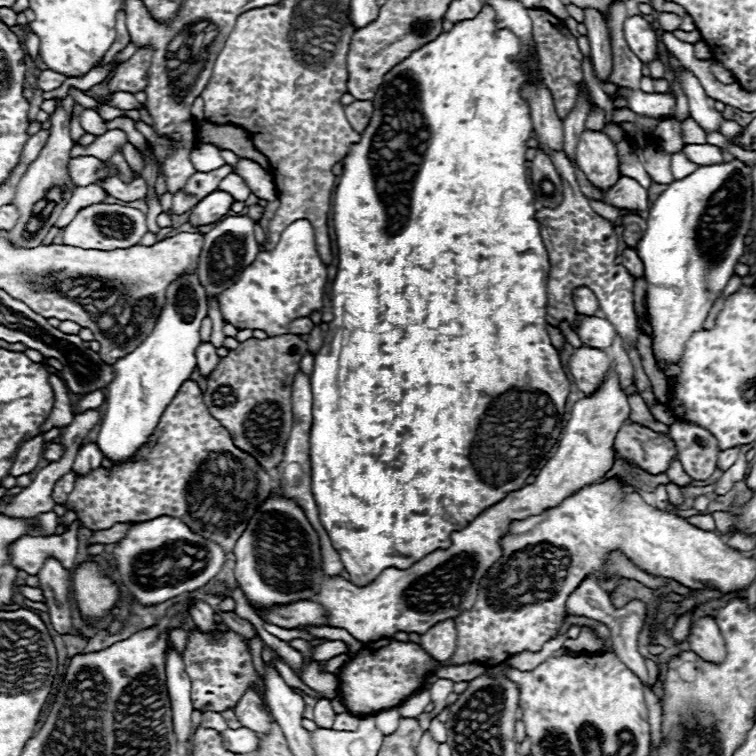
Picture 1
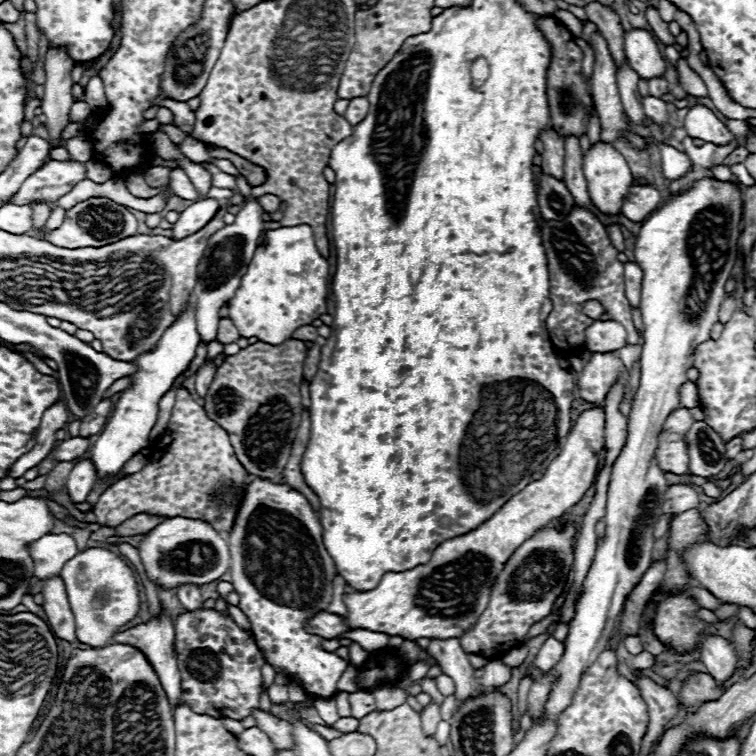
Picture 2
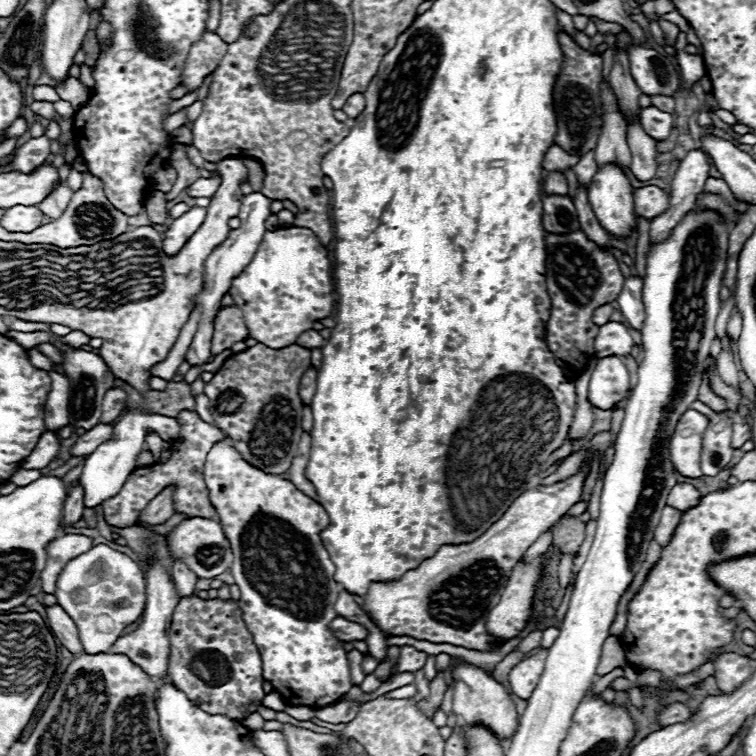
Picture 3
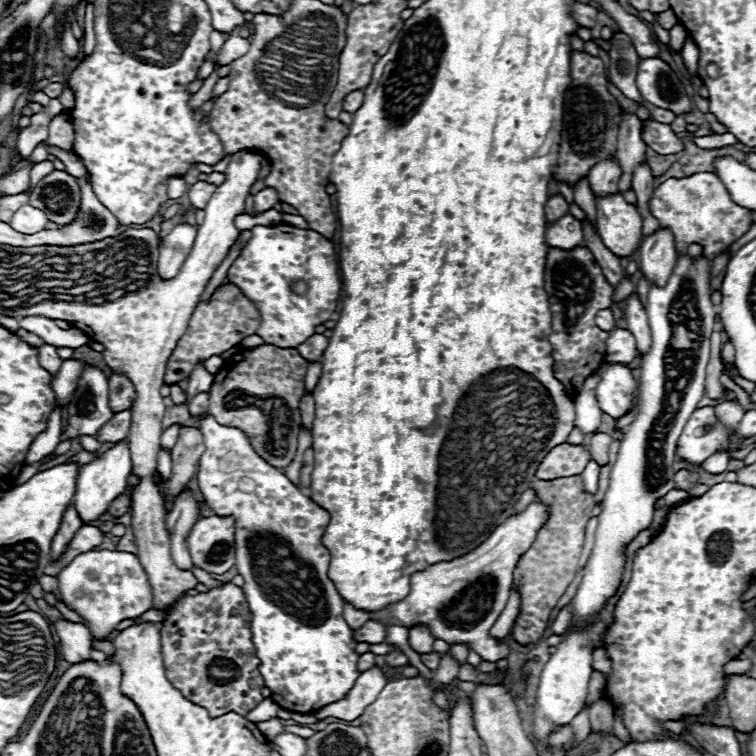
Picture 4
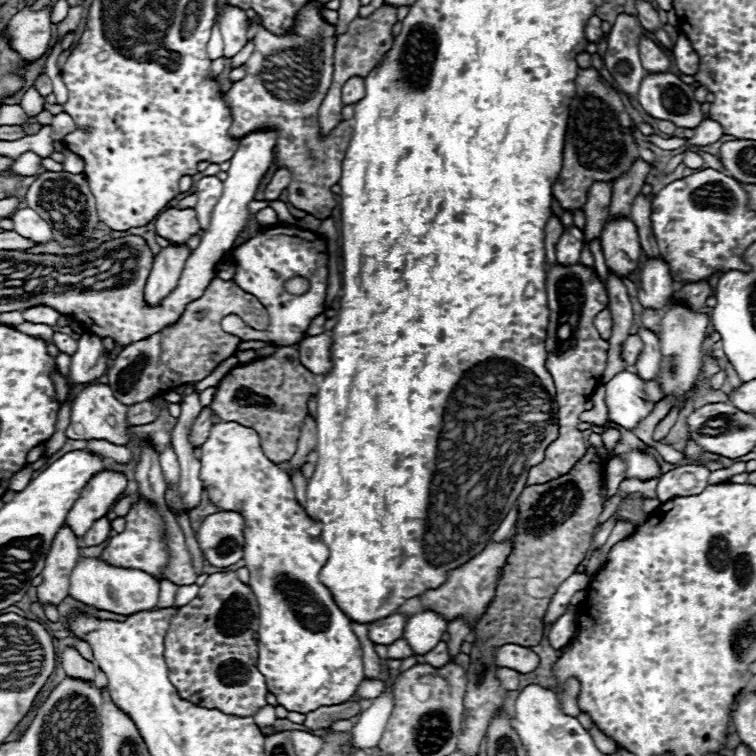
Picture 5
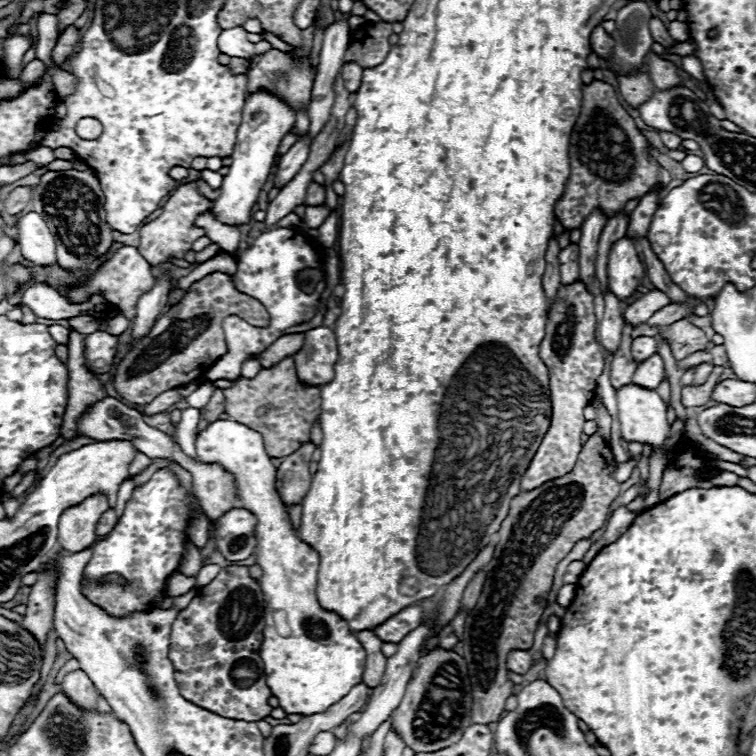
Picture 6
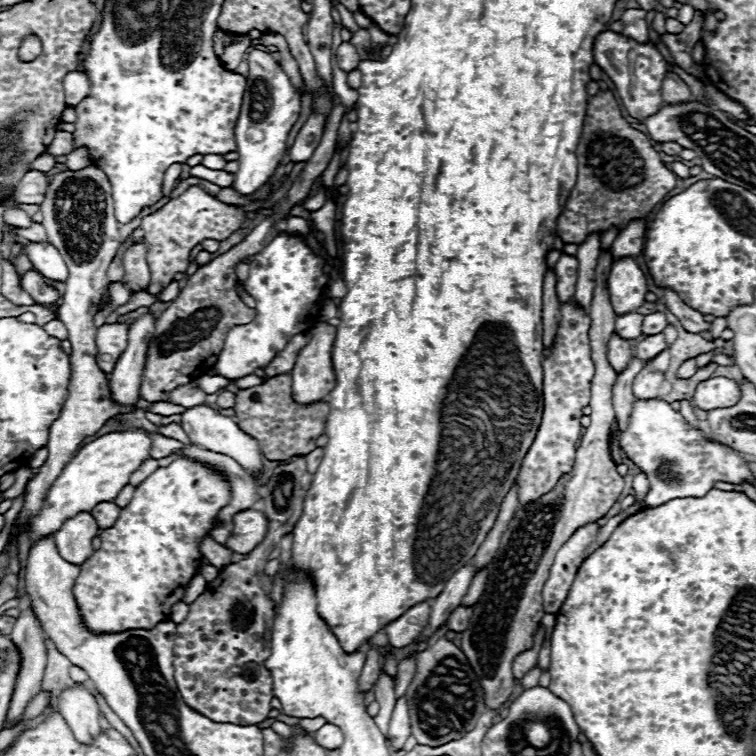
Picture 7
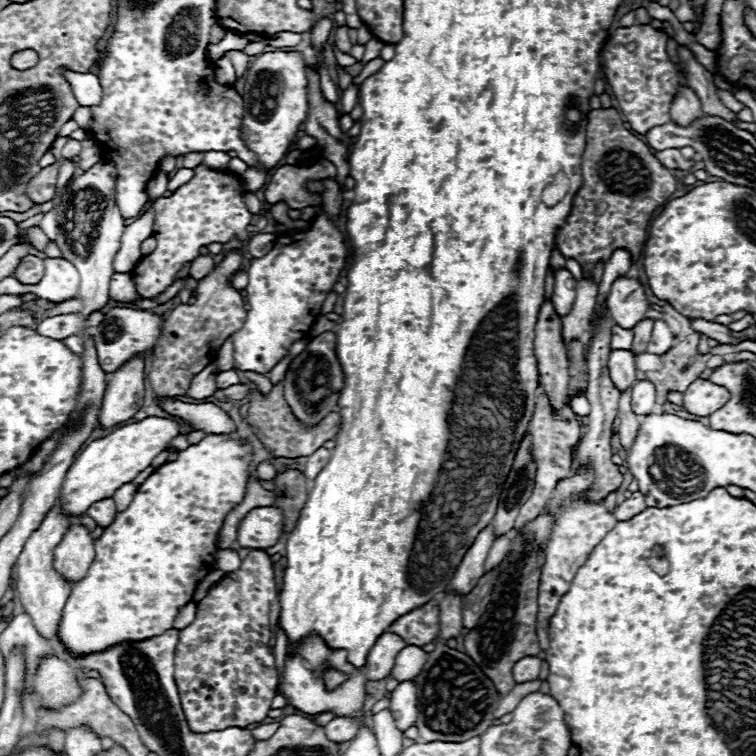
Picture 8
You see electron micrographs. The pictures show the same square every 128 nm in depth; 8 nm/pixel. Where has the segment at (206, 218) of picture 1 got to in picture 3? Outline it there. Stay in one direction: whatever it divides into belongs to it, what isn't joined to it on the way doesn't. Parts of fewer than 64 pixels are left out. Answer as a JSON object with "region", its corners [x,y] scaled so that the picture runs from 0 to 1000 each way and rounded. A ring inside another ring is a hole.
{"region":[[[257,272],[251,275],[246,283],[241,283],[238,288],[233,288],[225,302],[217,310],[217,333],[222,339],[235,336],[235,331],[251,317],[251,312],[265,302],[265,296],[272,288],[272,275]]]}

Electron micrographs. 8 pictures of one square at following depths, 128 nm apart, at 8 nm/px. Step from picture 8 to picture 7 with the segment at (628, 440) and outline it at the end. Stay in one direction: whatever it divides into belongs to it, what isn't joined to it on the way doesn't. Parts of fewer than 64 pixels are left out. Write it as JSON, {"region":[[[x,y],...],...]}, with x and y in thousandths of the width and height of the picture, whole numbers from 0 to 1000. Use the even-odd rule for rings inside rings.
{"region":[[[836,474],[831,479],[828,489],[817,492],[817,497],[815,497],[815,508],[810,513],[810,532],[812,532],[812,542],[815,542],[820,569],[828,569],[828,563],[831,563],[831,550],[836,545],[836,532],[839,532],[836,505],[839,505],[841,495],[849,489],[849,484],[852,481],[844,474]]]}

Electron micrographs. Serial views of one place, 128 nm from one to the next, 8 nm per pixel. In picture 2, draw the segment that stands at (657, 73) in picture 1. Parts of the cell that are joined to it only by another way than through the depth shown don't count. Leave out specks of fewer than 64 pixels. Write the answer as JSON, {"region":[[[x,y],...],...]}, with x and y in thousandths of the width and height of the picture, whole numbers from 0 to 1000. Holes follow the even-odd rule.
{"region":[[[868,101],[868,103],[862,103],[862,106],[847,106],[847,108],[844,108],[844,119],[847,119],[849,127],[862,124],[862,127],[873,130],[876,124],[884,122],[884,108],[881,108],[881,103],[876,103],[876,101]]]}

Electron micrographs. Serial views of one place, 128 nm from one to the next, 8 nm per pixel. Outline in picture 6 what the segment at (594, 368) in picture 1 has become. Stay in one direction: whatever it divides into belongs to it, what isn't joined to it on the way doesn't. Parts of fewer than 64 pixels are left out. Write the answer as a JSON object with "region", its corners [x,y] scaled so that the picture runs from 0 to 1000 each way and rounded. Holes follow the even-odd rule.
{"region":[[[828,508],[815,516],[815,532],[825,582],[862,587],[865,595],[878,587],[886,563],[881,558],[881,534],[868,516]]]}

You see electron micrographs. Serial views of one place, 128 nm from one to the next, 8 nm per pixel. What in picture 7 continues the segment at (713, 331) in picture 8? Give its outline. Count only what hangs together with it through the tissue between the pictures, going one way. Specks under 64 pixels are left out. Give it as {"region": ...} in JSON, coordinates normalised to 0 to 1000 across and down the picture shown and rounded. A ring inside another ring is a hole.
{"region":[[[876,381],[876,399],[899,423],[899,429],[910,434],[910,439],[939,437],[939,429],[931,423],[931,418],[923,410],[913,407],[907,399],[902,399],[899,392],[889,381]]]}

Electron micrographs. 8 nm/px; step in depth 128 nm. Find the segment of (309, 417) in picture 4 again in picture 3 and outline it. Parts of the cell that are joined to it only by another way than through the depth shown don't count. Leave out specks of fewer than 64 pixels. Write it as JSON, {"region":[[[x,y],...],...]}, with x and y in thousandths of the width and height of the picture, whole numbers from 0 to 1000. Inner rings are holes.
{"region":[[[407,484],[407,489],[402,492],[402,497],[397,503],[397,526],[402,534],[413,532],[415,516],[418,516],[418,487]]]}

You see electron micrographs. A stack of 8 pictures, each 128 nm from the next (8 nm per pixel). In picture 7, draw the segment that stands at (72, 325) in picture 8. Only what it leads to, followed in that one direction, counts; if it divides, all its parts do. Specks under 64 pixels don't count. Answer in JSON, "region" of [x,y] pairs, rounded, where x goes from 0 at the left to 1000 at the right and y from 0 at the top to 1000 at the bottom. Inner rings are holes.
{"region":[[[69,423],[69,426],[63,426],[63,429],[58,429],[56,431],[66,444],[71,444],[71,447],[77,447],[77,450],[87,450],[90,447],[90,439],[87,439],[87,431],[79,426],[79,423]]]}

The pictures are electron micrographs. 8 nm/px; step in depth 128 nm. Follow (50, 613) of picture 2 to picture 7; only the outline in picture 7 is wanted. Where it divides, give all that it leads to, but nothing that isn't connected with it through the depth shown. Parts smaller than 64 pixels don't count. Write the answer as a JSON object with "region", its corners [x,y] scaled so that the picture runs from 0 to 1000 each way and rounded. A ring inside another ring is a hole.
{"region":[[[98,905],[98,910],[87,910],[79,918],[77,937],[103,981],[119,984],[127,976],[132,968],[130,929],[114,905]]]}

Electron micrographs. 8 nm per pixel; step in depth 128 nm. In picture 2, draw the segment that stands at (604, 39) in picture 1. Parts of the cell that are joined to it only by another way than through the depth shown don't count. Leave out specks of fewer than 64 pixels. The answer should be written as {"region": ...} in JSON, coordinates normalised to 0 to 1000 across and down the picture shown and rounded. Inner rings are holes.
{"region":[[[794,42],[783,45],[780,61],[786,63],[788,71],[780,116],[783,116],[788,151],[796,164],[794,185],[812,190],[820,183],[820,175],[831,169],[831,164],[823,156],[823,135],[815,116],[815,85]]]}

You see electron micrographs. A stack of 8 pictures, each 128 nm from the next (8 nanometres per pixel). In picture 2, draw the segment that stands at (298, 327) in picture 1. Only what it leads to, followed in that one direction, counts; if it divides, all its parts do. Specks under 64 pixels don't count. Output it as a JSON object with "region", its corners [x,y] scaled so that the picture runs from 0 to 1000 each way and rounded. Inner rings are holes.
{"region":[[[405,429],[405,431],[392,434],[392,439],[386,439],[386,444],[389,444],[392,450],[410,450],[410,452],[415,452],[415,450],[421,447],[421,439],[418,439],[418,431]]]}

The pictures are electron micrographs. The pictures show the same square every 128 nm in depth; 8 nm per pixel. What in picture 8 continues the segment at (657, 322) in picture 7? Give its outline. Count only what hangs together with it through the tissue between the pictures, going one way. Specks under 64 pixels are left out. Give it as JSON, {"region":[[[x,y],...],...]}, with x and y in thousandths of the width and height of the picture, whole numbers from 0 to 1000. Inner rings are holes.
{"region":[[[852,421],[852,423],[847,423],[847,429],[841,429],[841,434],[839,434],[839,455],[836,455],[836,466],[839,468],[849,468],[854,463],[860,442],[862,442],[862,434],[865,434],[865,423],[862,421]]]}

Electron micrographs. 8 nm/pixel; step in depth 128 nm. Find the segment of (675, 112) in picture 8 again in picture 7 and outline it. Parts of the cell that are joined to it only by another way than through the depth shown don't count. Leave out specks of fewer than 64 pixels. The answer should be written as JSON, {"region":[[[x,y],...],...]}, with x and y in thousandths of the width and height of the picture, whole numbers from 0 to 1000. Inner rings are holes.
{"region":[[[881,95],[878,111],[876,111],[876,130],[884,138],[894,138],[894,135],[910,135],[915,132],[915,122],[910,116],[910,111],[892,95]]]}

